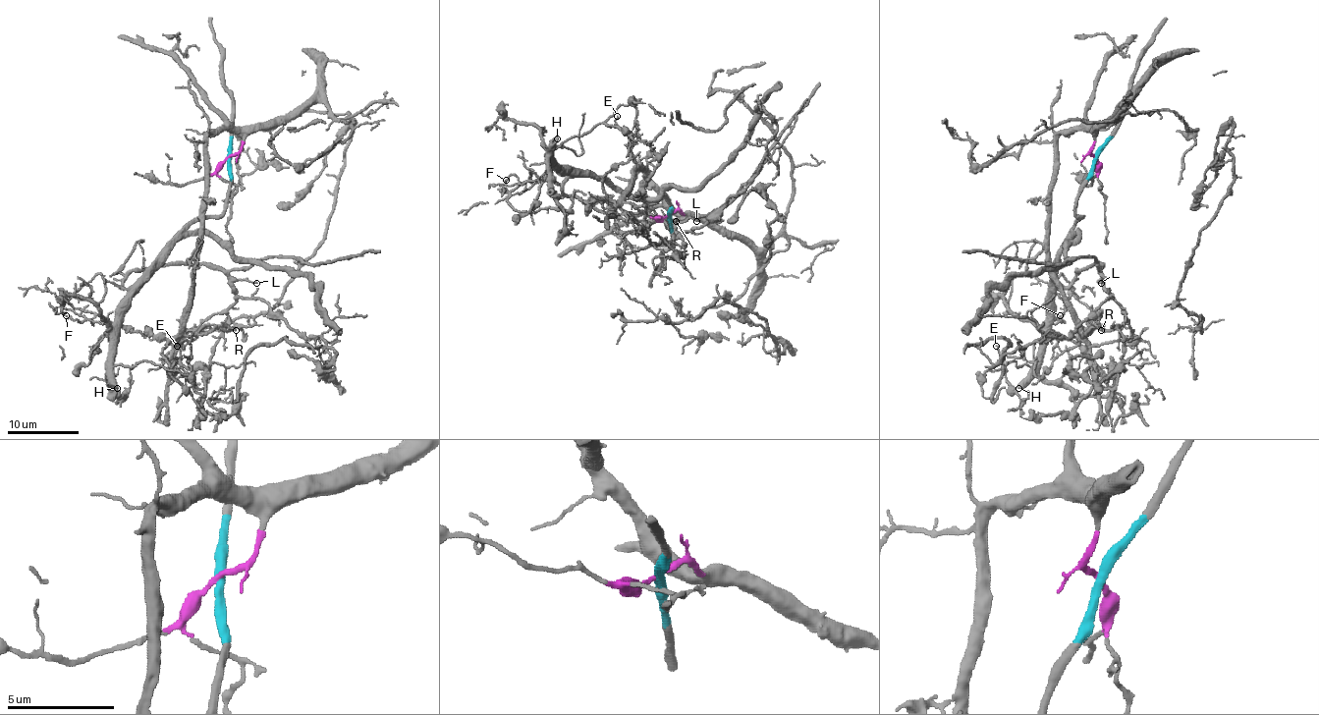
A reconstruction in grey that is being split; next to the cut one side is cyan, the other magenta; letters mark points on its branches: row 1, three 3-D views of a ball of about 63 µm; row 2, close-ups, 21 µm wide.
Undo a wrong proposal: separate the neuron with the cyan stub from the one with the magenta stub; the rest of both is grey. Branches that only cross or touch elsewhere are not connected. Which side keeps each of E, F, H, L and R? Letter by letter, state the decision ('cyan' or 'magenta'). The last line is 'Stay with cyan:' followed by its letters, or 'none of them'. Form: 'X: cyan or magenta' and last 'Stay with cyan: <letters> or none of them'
E: cyan
F: cyan
H: cyan
L: cyan
R: magenta
Stay with cyan: E, F, H, L

